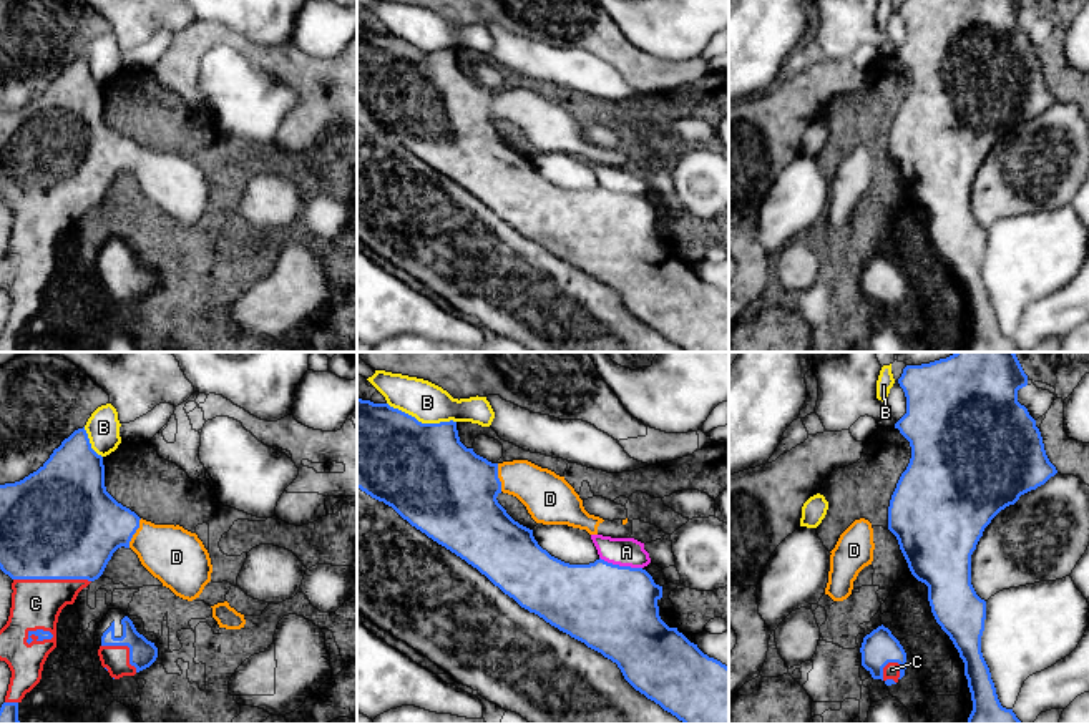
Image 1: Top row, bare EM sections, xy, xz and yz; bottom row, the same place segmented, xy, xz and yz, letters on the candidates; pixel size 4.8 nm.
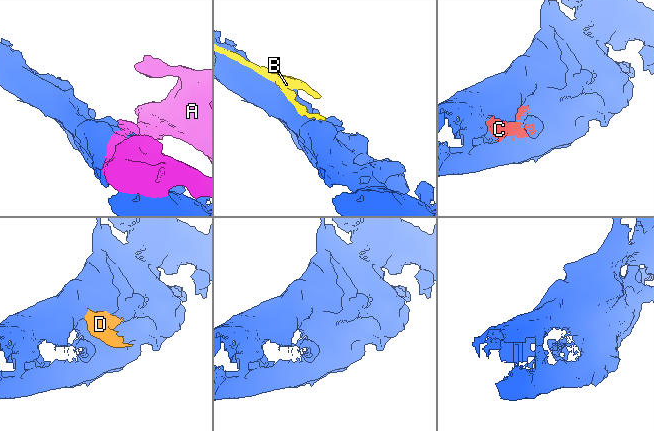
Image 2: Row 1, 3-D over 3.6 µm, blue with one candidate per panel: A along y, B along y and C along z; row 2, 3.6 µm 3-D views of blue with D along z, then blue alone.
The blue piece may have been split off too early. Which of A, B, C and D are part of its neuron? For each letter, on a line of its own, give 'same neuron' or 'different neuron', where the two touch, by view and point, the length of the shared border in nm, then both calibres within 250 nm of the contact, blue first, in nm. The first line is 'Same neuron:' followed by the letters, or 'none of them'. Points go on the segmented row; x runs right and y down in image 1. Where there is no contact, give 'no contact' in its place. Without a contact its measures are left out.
Same neuron: C, D
A: different neuron; contact xz (621, 567); length 220 nm; calibres 420 and 140 nm
B: different neuron; contact xz (420, 422); length 340 nm; calibres 460 and 190 nm
C: same neuron; contact xy (52, 578); length 380 nm; calibres 500 and 240 nm
D: same neuron; contact xy (135, 532); length 160 nm; calibres 380 and 280 nm

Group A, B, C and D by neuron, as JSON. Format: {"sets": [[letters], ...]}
{"sets": [["A"], ["B"], ["C", "D"]]}

